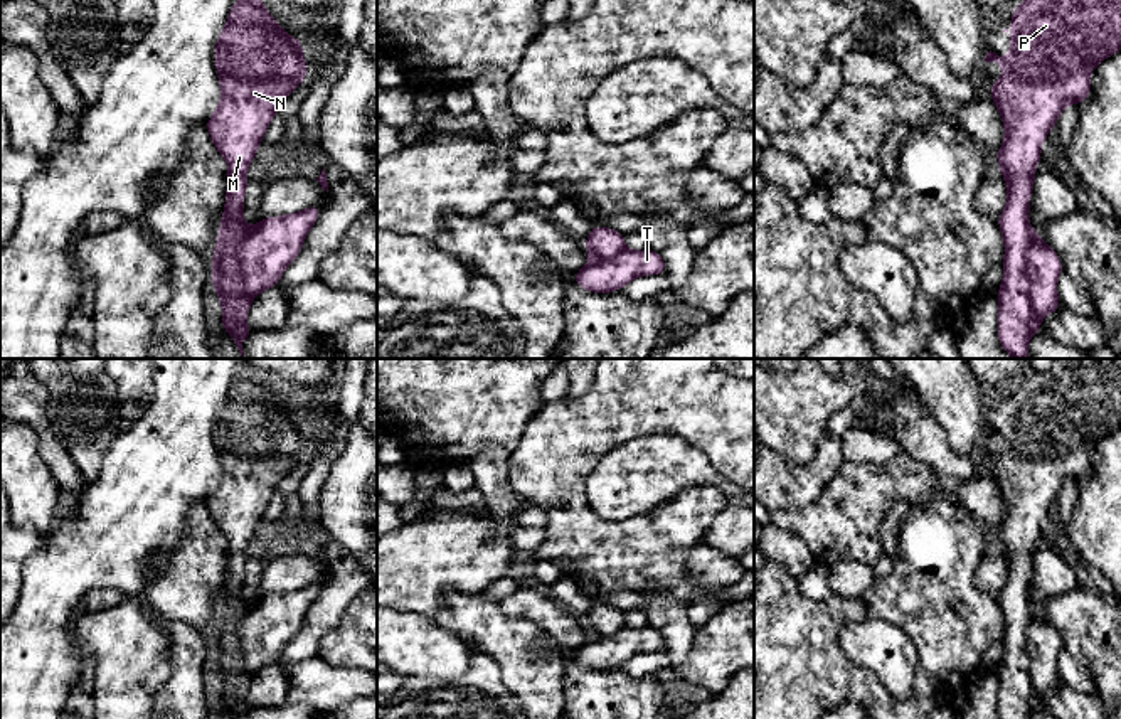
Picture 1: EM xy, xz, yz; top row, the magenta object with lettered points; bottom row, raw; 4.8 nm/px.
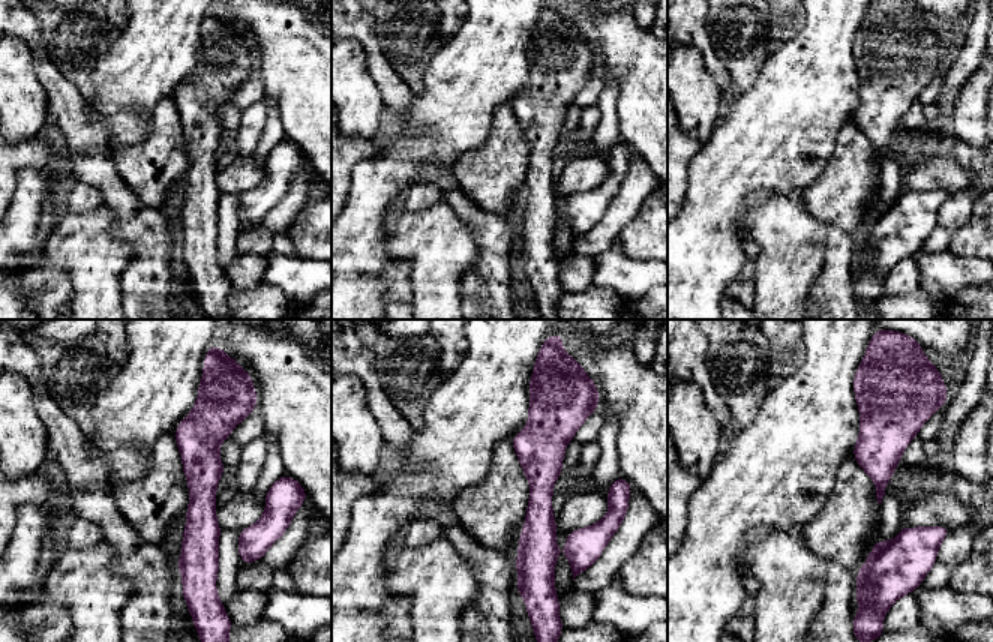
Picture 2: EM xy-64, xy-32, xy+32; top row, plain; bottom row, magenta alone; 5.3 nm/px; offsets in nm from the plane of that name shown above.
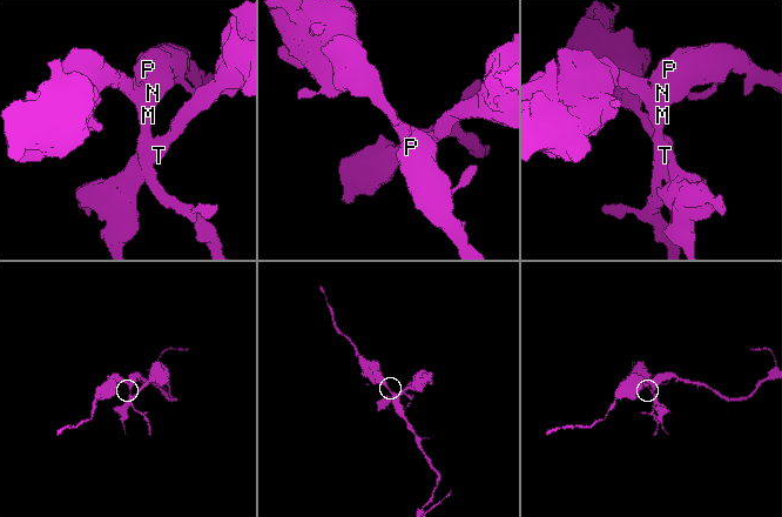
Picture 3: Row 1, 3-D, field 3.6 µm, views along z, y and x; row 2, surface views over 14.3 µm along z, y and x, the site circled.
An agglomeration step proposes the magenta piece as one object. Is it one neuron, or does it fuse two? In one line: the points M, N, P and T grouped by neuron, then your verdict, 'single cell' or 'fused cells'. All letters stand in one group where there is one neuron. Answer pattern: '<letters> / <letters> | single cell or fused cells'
M N P / T | fused cells

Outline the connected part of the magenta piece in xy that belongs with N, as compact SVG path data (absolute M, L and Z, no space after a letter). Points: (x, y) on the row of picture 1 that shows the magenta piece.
M237 0L215 44L215 69L222 98L215 113L205 123L205 128L217 152L227 160L229 173L226 207L212 258L212 288L219 295L226 320L232 325L231 335L234 344L242 359L246 359L242 342L252 333L246 325L252 298L242 293L242 278L239 273L239 249L251 231L242 221L244 194L247 189L246 173L279 104L295 88L305 83L306 62L300 37L291 39L266 10L263 0Z

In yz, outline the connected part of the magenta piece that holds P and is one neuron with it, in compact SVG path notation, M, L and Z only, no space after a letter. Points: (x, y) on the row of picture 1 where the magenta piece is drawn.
M1023 0L1012 17L1012 27L1003 32L1012 32L1013 37L1007 42L1013 51L1001 59L996 52L986 52L985 62L1000 62L1003 77L998 83L988 81L991 99L996 104L1005 123L1005 140L995 153L1001 167L1001 177L1007 182L1008 204L996 219L1005 241L1003 258L1003 283L996 291L1000 303L998 313L998 340L1005 352L1013 359L1027 359L1028 338L1032 335L1032 303L1028 298L1027 278L1027 248L1037 234L1028 222L1030 194L1035 182L1035 167L1042 160L1040 145L1049 131L1055 126L1065 104L1079 106L1091 96L1089 76L1092 69L1106 57L1121 51L1121 0Z

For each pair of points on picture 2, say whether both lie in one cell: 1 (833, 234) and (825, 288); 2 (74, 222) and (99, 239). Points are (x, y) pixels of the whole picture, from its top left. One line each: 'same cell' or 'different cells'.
1: same cell
2: same cell

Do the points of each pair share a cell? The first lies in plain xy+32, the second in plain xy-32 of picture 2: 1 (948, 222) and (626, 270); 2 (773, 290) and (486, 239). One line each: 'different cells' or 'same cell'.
1: different cells
2: different cells

